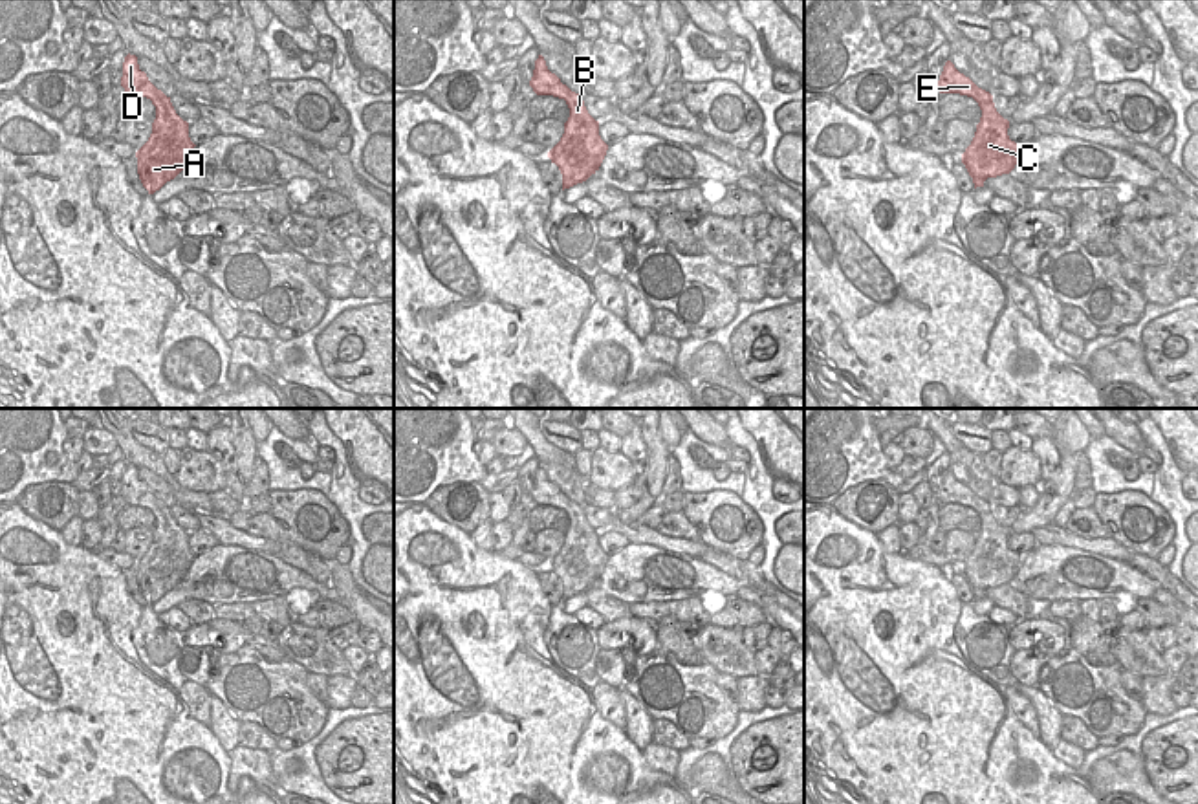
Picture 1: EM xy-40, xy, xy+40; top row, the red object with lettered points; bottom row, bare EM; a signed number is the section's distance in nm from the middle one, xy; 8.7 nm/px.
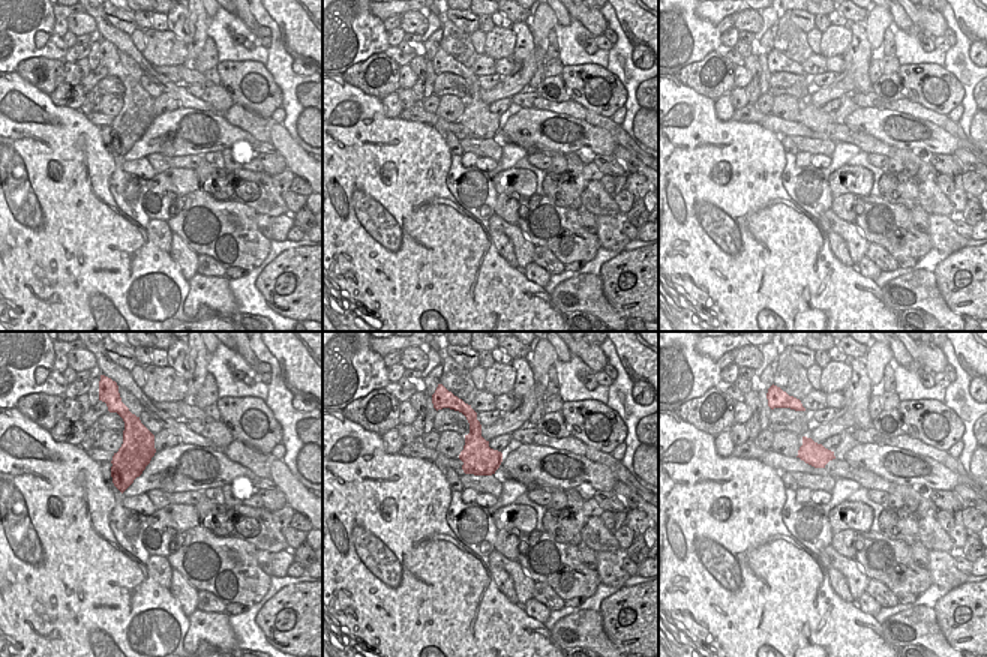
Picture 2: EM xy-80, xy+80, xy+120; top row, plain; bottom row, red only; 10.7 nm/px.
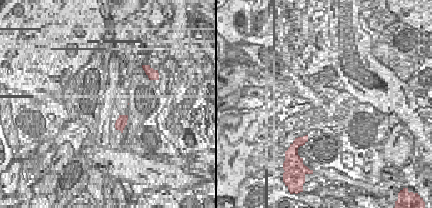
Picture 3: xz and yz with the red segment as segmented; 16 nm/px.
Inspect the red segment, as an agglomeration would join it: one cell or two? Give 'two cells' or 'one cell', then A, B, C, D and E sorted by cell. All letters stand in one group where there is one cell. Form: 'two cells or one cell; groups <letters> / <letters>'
one cell; groups A B C D E

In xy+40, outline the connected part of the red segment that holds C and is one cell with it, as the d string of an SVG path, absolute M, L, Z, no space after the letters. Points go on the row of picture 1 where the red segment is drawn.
M951 60L945 62L940 81L934 84L940 93L973 97L982 110L975 137L962 154L962 163L973 178L975 189L984 187L987 178L1009 174L1024 145L1009 139L1009 121L997 112L993 95L960 73Z

